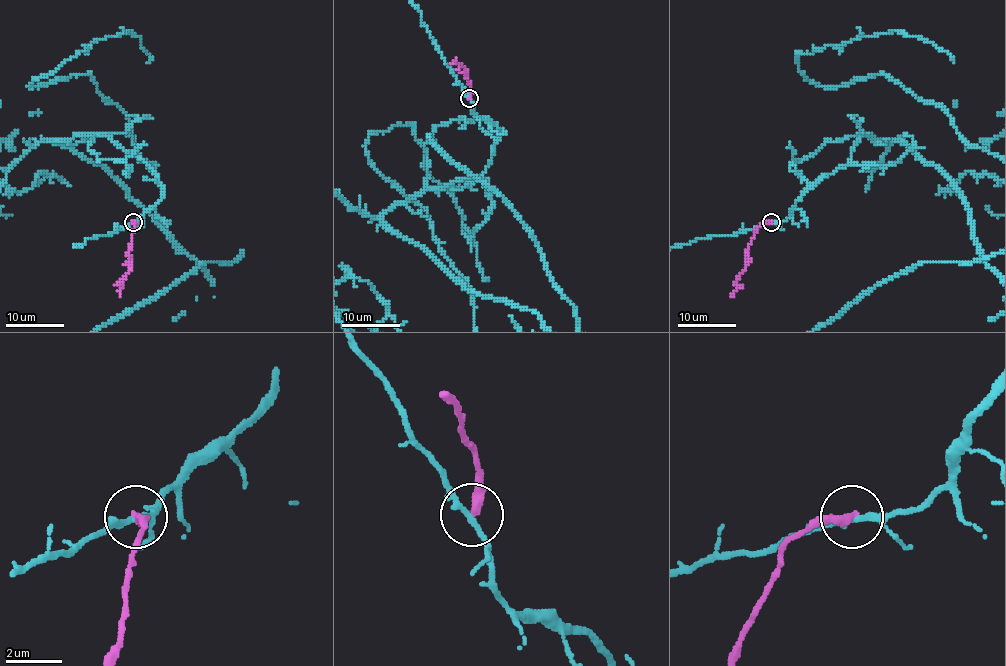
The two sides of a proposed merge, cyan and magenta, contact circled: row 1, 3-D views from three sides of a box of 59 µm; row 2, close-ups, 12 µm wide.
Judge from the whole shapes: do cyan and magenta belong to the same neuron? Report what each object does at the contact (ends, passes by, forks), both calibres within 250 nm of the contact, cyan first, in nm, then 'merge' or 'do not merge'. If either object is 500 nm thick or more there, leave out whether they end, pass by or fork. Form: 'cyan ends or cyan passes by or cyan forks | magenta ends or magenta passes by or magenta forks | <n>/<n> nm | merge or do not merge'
cyan passes by | magenta ends | 200/340 nm | do not merge

